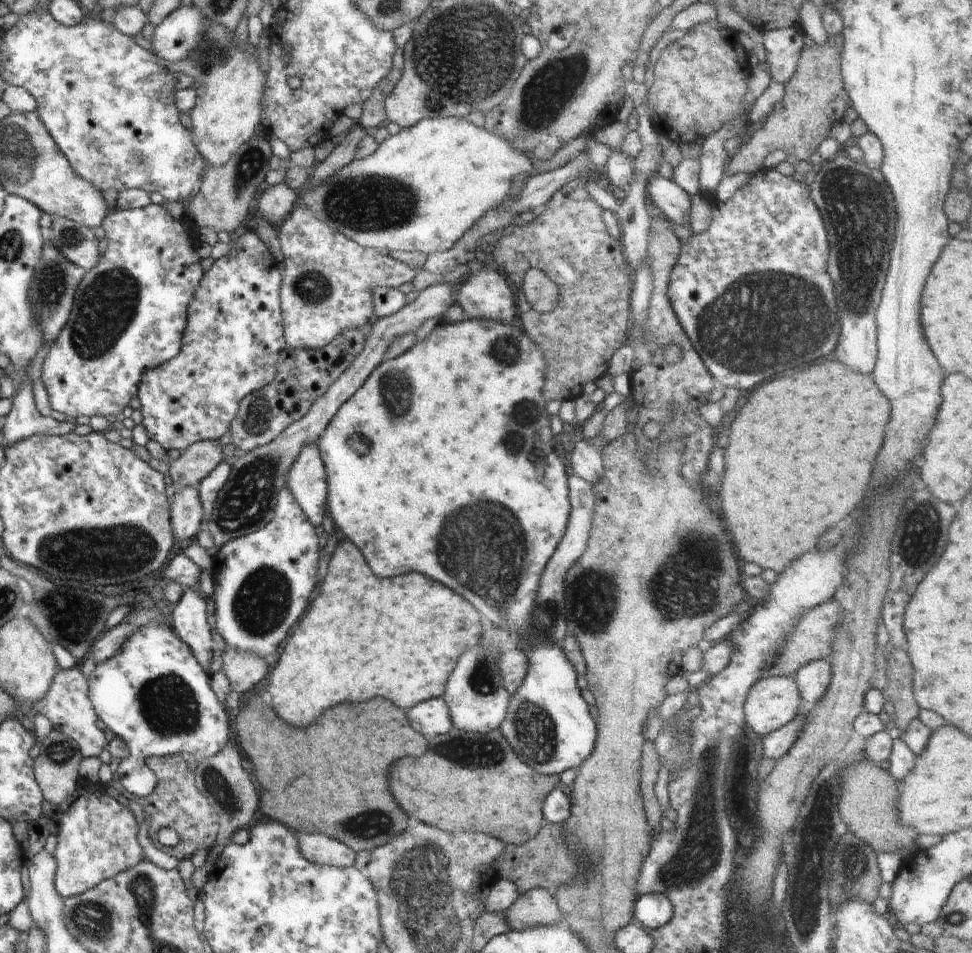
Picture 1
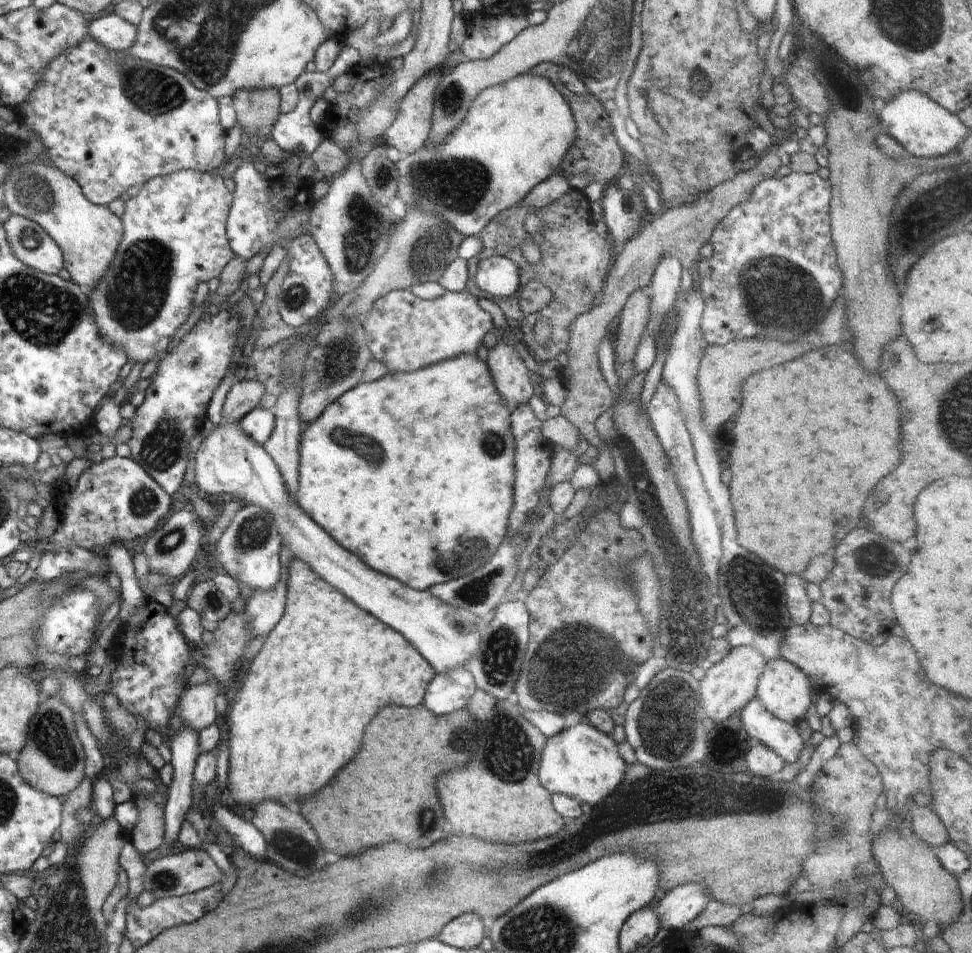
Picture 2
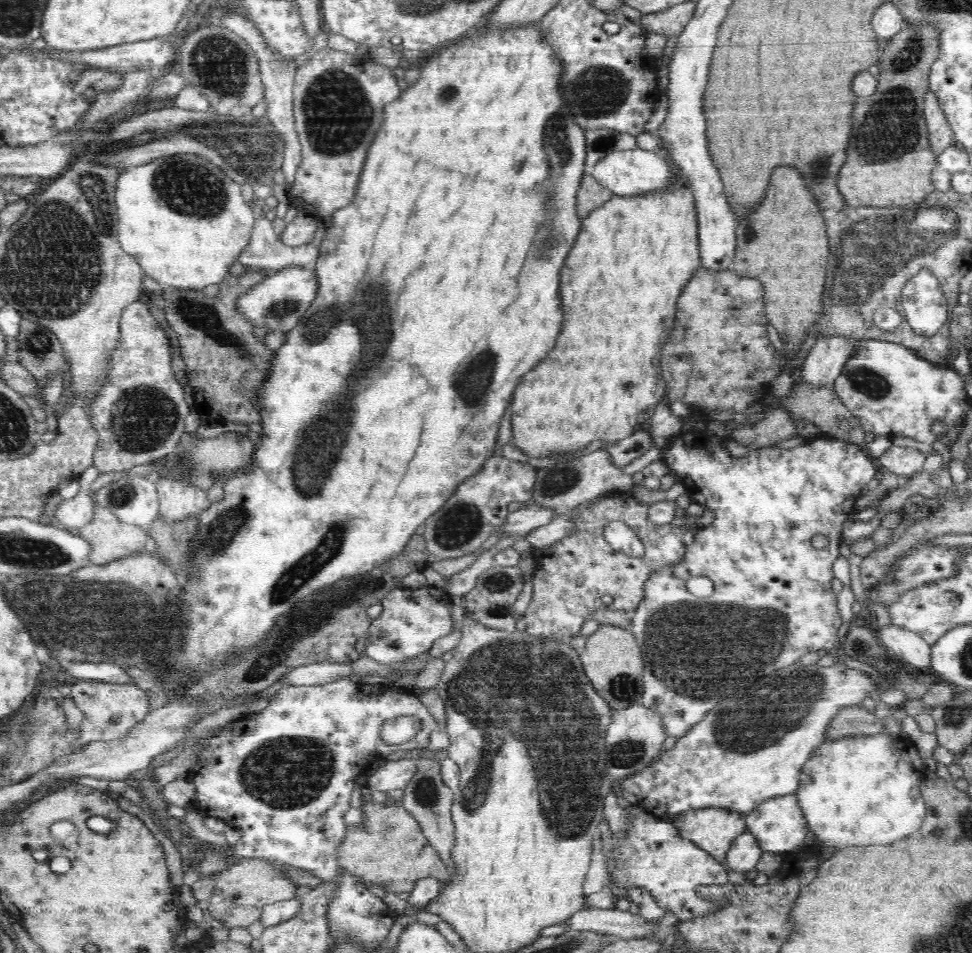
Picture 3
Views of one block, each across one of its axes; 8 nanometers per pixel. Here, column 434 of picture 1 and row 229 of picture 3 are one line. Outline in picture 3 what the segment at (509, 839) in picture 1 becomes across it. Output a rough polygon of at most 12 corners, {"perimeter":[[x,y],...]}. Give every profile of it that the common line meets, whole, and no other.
{"perimeter":[[796,168],[738,220],[733,271],[764,280],[796,353],[821,318],[822,210]]}

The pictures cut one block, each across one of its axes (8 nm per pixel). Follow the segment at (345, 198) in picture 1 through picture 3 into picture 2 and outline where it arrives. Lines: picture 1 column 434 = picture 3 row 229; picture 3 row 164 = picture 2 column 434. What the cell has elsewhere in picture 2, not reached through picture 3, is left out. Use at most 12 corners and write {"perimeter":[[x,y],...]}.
{"perimeter":[[544,77],[484,89],[402,156],[397,196],[464,238],[576,138]]}

